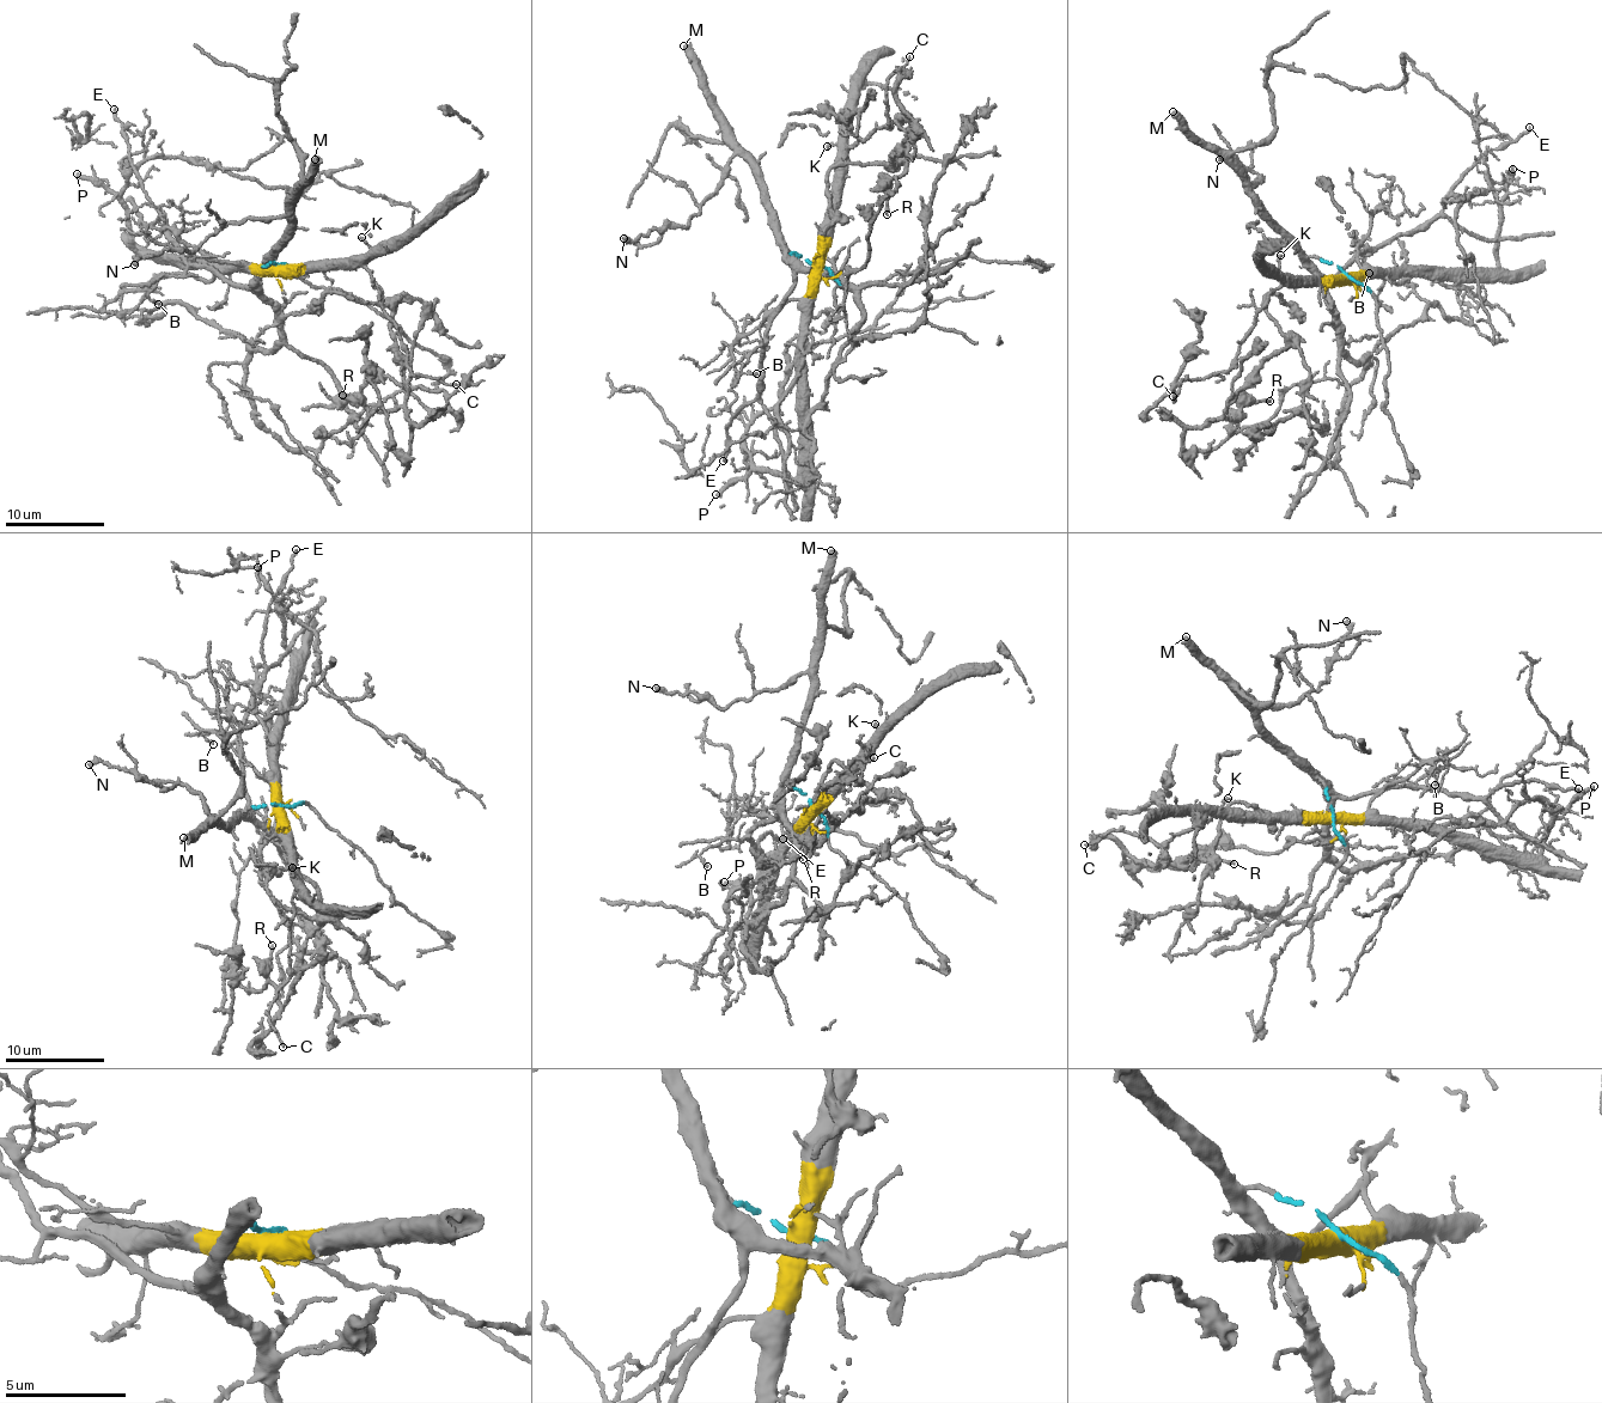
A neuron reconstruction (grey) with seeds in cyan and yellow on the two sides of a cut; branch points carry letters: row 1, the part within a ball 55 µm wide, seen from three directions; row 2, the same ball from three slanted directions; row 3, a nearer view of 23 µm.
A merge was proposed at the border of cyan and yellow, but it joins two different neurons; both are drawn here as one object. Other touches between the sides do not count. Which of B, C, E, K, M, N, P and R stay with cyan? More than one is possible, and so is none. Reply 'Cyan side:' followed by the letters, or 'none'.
Cyan side: B, E, M, N

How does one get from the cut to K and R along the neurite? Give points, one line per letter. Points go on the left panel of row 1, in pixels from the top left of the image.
K: (276, 267), (294, 275), (328, 261), (349, 261), (370, 250), (361, 237)
R: (276, 267), (294, 275), (312, 267), (367, 272), (410, 348), (399, 406), (382, 410), (341, 396)

